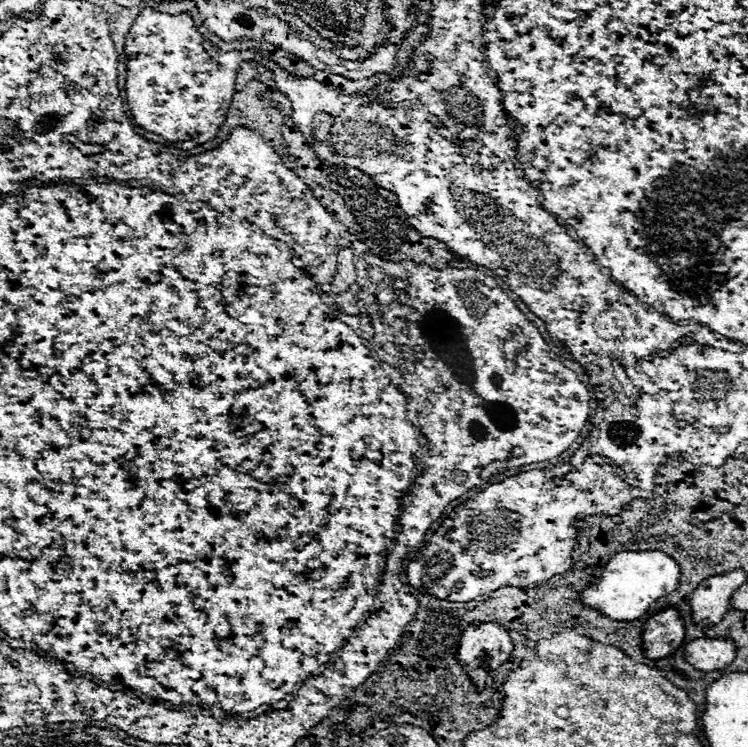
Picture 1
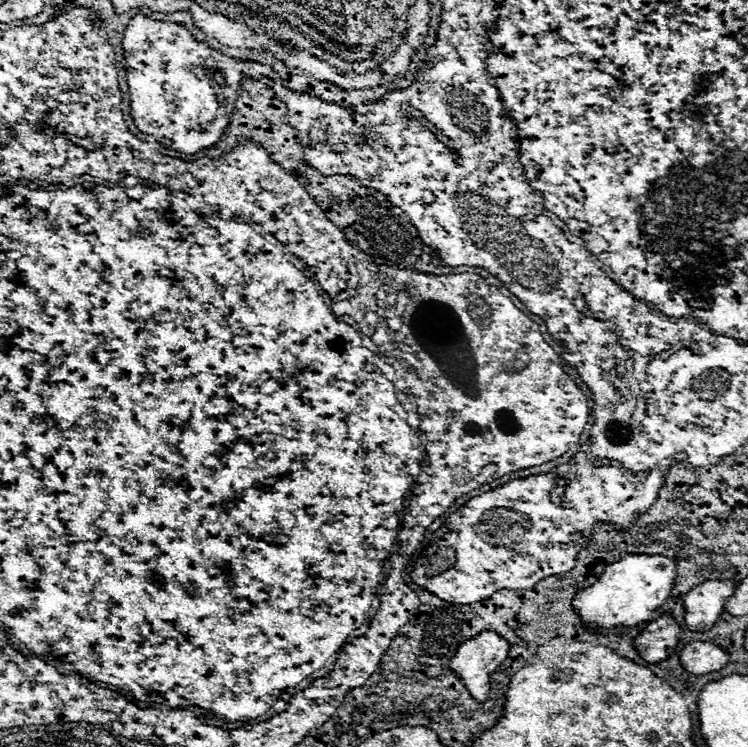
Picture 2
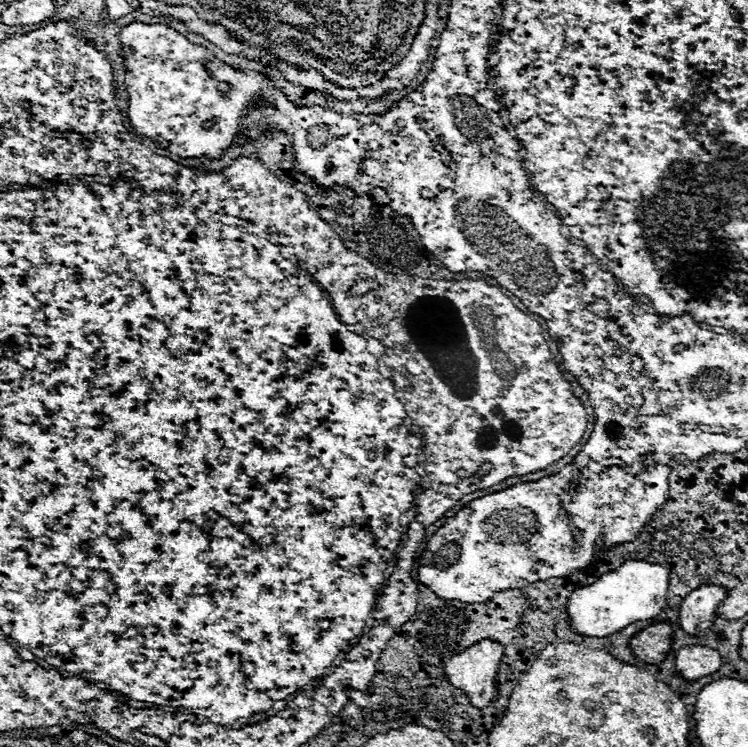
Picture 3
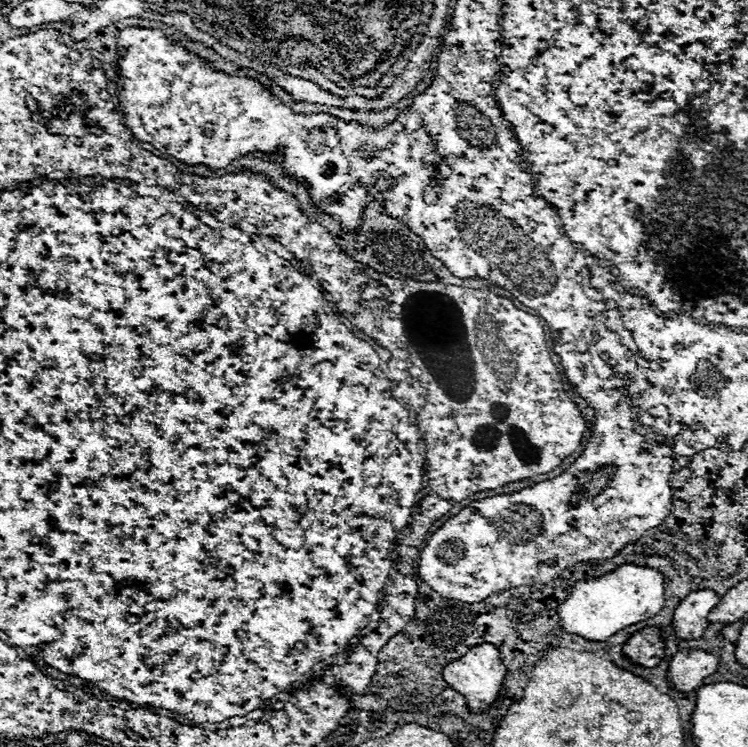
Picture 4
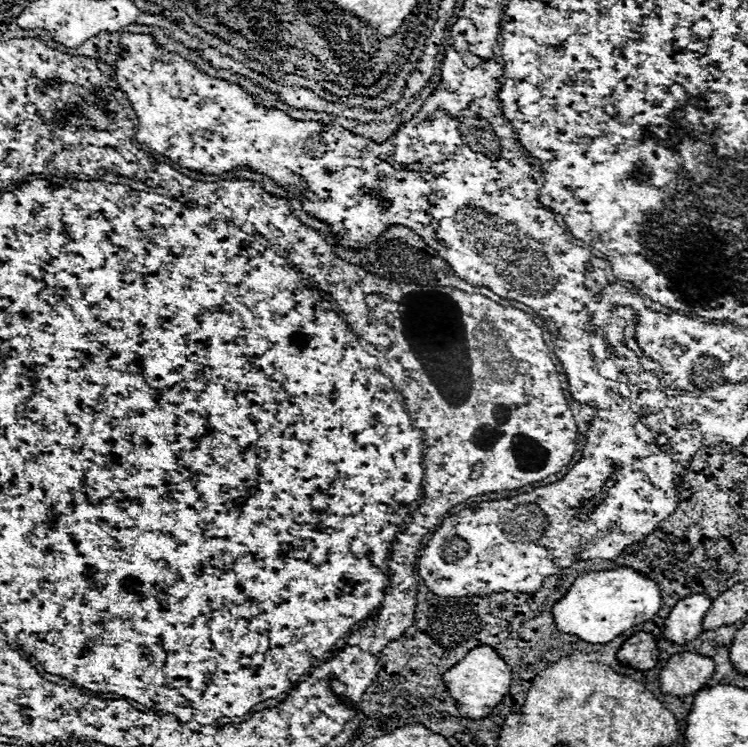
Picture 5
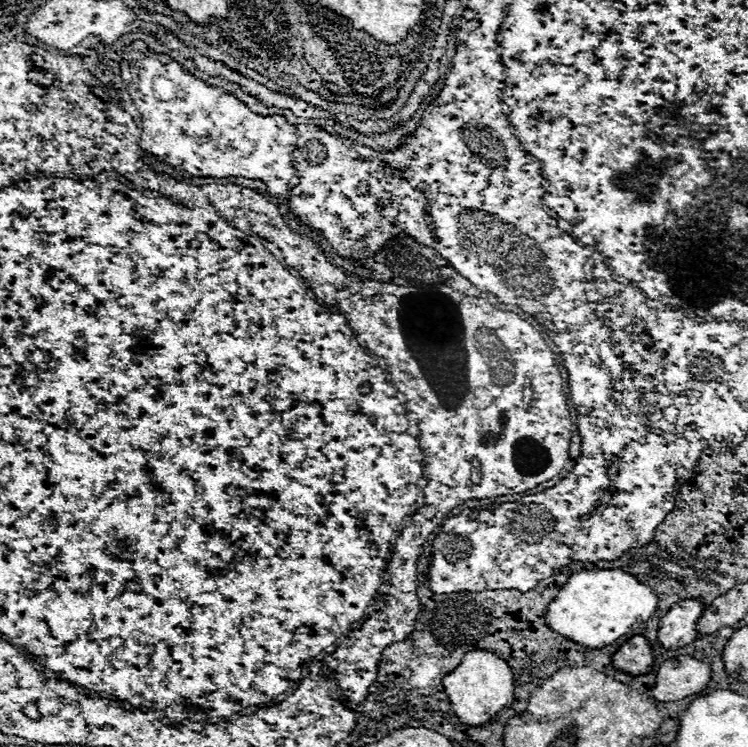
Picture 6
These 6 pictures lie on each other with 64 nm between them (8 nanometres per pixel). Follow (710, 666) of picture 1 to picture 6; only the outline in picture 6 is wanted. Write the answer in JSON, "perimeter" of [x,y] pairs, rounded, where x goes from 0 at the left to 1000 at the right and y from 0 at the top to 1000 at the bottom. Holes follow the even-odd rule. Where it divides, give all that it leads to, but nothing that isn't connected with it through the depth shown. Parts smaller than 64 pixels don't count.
{"perimeter":[[[904,878],[882,889],[877,900],[877,916],[872,921],[872,934],[896,940],[933,929],[944,921],[949,905],[952,897],[944,886],[925,878]]]}

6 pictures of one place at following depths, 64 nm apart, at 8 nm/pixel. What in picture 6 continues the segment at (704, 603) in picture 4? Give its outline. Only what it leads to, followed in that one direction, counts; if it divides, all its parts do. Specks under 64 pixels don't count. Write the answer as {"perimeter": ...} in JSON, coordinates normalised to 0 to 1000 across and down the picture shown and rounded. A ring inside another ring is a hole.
{"perimeter":[[[930,801],[904,806],[882,833],[880,859],[888,867],[901,870],[901,867],[912,867],[922,862],[925,857],[930,857],[933,851],[930,833],[936,830],[941,817],[944,811]]]}

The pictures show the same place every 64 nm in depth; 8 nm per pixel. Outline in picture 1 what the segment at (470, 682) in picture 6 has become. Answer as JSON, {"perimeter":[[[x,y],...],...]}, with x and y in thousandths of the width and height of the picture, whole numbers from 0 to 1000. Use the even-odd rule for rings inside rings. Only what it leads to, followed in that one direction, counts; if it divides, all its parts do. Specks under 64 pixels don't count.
{"perimeter":[[[647,833],[647,835],[628,835],[615,857],[612,884],[626,894],[628,908],[644,921],[650,910],[647,894],[639,894],[639,881],[652,878],[655,894],[666,894],[674,889],[687,870],[684,854],[679,843],[666,833]]]}

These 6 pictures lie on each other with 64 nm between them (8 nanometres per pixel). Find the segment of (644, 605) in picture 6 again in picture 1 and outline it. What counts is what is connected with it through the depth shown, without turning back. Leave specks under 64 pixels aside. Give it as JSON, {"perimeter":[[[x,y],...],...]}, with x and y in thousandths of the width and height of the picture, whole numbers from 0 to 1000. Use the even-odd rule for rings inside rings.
{"perimeter":[[[885,736],[861,739],[826,739],[816,747],[805,774],[778,793],[778,803],[786,811],[797,811],[818,830],[853,830],[869,814],[872,806],[906,787],[909,758]]]}

